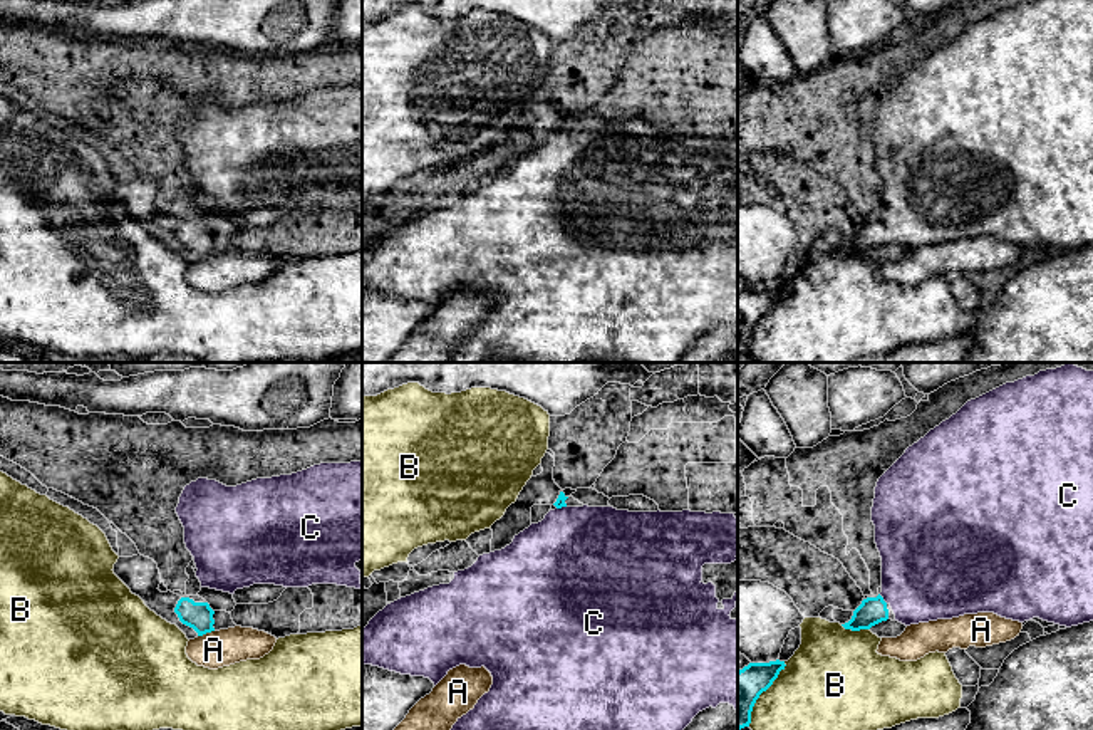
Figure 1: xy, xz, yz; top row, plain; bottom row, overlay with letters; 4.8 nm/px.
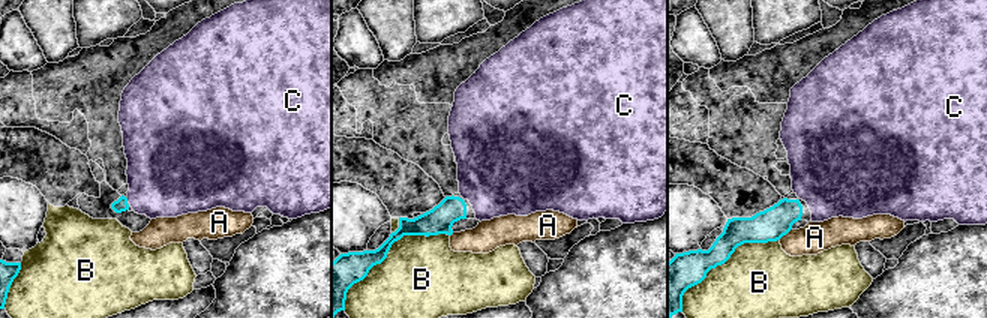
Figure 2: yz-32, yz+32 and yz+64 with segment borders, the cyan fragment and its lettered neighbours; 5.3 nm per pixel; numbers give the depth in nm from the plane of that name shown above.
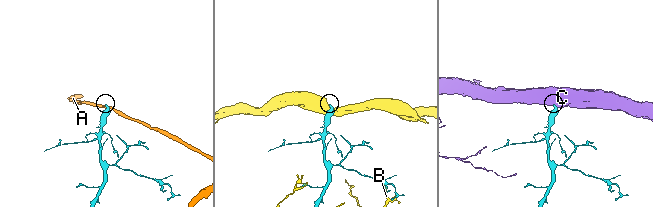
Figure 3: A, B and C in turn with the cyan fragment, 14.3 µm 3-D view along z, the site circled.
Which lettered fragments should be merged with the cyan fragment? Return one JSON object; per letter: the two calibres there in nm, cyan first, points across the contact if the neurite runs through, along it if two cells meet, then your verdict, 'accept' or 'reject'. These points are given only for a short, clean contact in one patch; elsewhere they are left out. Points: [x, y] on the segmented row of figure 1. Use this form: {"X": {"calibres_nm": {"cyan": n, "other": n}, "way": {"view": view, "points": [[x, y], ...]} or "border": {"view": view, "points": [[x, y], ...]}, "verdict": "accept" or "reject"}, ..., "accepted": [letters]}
{"A": {"calibres_nm": {"cyan": 130, "other": 180}, "border": {"view": "xy", "points": [[213, 630], [198, 636]]}, "verdict": "reject"}, "B": {"calibres_nm": {"cyan": 130, "other": 460}, "verdict": "reject"}, "C": {"calibres_nm": {"cyan": 130, "other": 440}, "way": {"view": "yz", "points": [[872, 611], [882, 599], [927, 574]]}, "verdict": "accept"}, "accepted": ["C"]}

